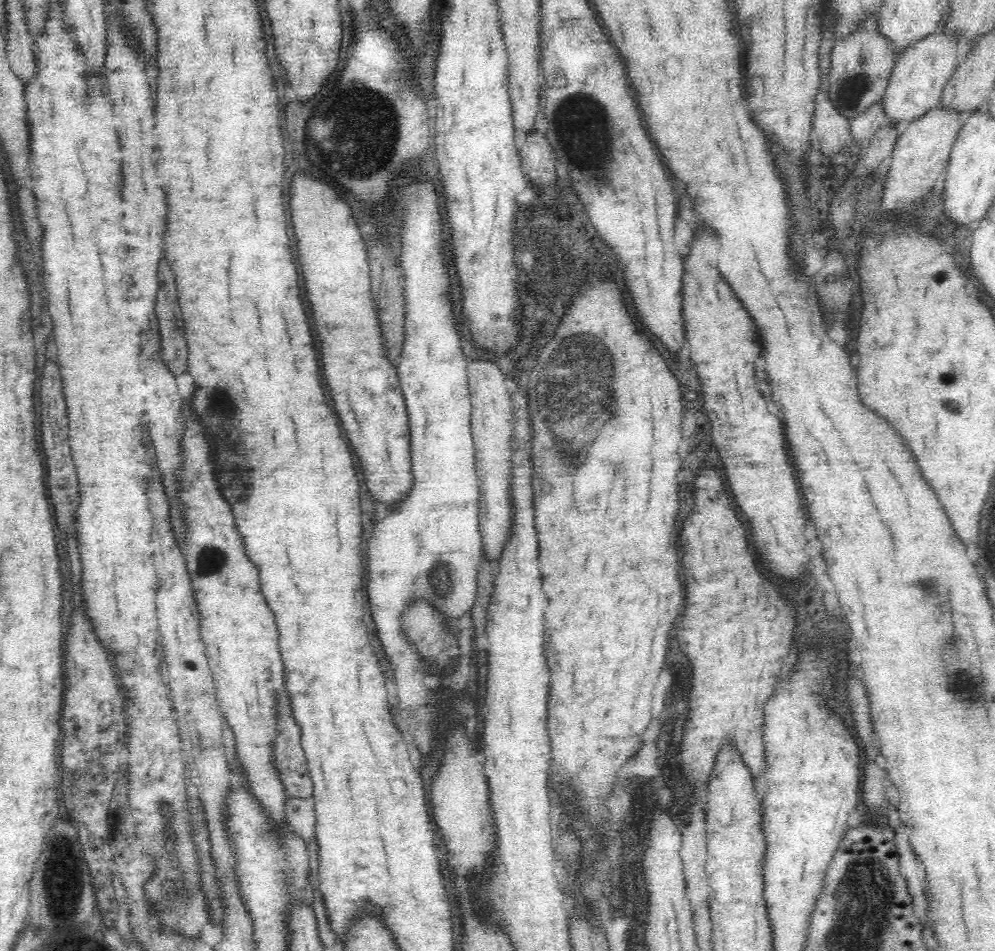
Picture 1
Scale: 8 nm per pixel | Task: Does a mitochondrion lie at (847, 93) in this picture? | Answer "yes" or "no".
yes

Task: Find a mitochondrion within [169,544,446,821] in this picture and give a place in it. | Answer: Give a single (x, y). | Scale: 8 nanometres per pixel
(211, 560)

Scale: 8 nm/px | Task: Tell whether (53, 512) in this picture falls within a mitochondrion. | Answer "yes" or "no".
no

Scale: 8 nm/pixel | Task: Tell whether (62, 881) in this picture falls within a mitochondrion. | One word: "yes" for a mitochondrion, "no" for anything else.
yes

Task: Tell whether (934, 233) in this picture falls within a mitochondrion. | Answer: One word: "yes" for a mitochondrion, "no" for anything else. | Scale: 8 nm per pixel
no

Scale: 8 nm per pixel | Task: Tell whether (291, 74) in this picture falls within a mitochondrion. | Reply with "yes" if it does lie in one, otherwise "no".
no

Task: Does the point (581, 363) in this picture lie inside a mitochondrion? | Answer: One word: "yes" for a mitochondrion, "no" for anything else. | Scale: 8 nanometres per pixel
yes

